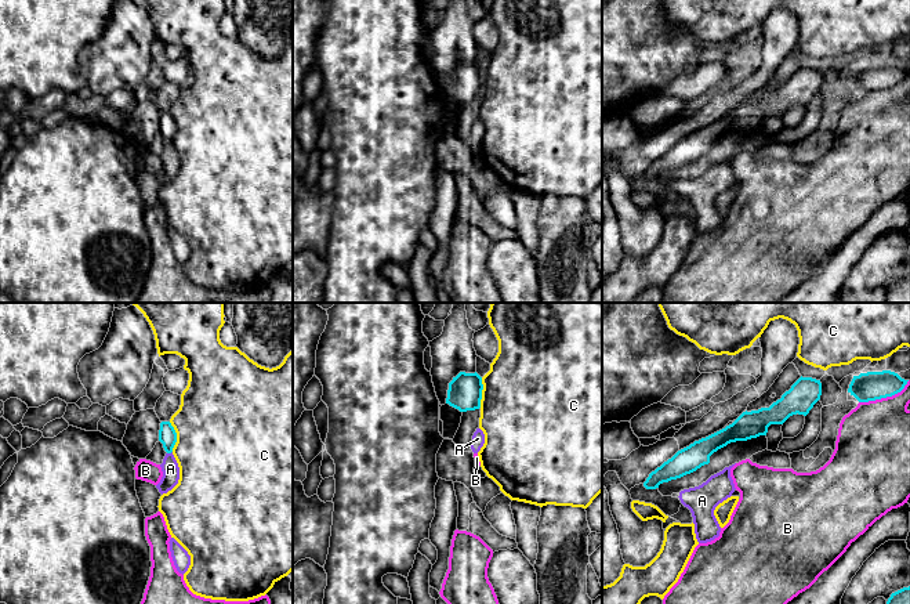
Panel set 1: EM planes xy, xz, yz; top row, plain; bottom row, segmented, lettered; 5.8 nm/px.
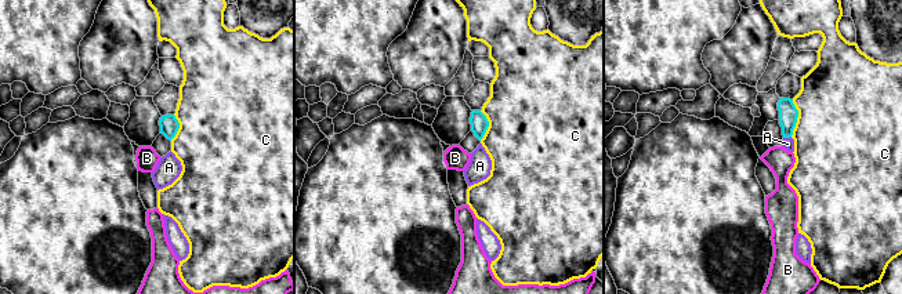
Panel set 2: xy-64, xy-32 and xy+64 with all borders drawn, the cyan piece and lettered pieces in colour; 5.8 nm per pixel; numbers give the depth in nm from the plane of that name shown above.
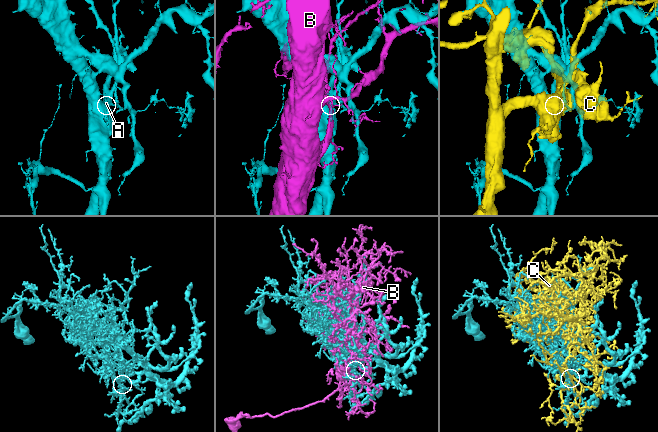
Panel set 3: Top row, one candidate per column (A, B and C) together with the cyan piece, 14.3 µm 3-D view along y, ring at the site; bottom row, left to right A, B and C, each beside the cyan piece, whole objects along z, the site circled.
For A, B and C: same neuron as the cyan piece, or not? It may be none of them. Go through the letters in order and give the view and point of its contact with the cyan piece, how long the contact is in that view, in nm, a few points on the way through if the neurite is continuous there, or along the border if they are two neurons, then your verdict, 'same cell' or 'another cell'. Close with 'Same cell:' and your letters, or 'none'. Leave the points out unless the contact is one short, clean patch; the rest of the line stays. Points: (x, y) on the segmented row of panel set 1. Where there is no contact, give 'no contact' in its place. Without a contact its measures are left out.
A: contact xy (169, 452); length 40 nm; border xy (171, 451), (167, 454); another cell
B: contact yz (884, 397); length 320 nm; another cell
C: contact xy (176, 437); length 180 nm; another cell
Same cell: none

